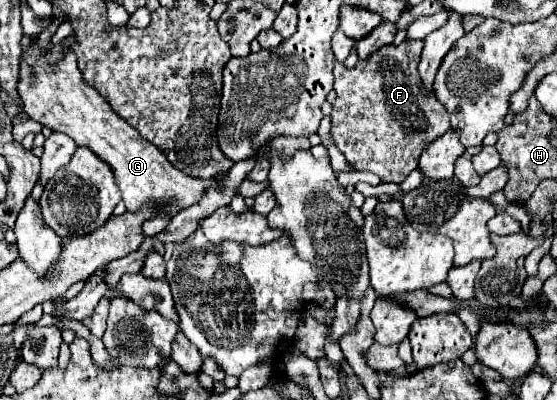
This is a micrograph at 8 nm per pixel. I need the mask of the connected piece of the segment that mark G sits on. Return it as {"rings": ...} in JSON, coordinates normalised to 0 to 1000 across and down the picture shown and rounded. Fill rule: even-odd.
{"rings":[[[63,98],[63,113],[38,148],[34,193],[38,198],[31,218],[34,238],[41,243],[38,253],[45,283],[77,318],[110,328],[124,338],[142,368],[160,368],[171,388],[178,388],[203,423],[232,533],[250,528],[257,508],[282,508],[289,543],[311,543],[332,513],[354,508],[375,468],[397,468],[386,448],[343,443],[311,418],[275,358],[257,348],[196,268],[196,258],[171,223],[149,208],[145,178],[138,173],[138,148],[127,128],[117,128],[117,143],[99,168],[92,168],[77,143],[70,143]],[[56,168],[63,173],[63,193],[56,193]]]}

